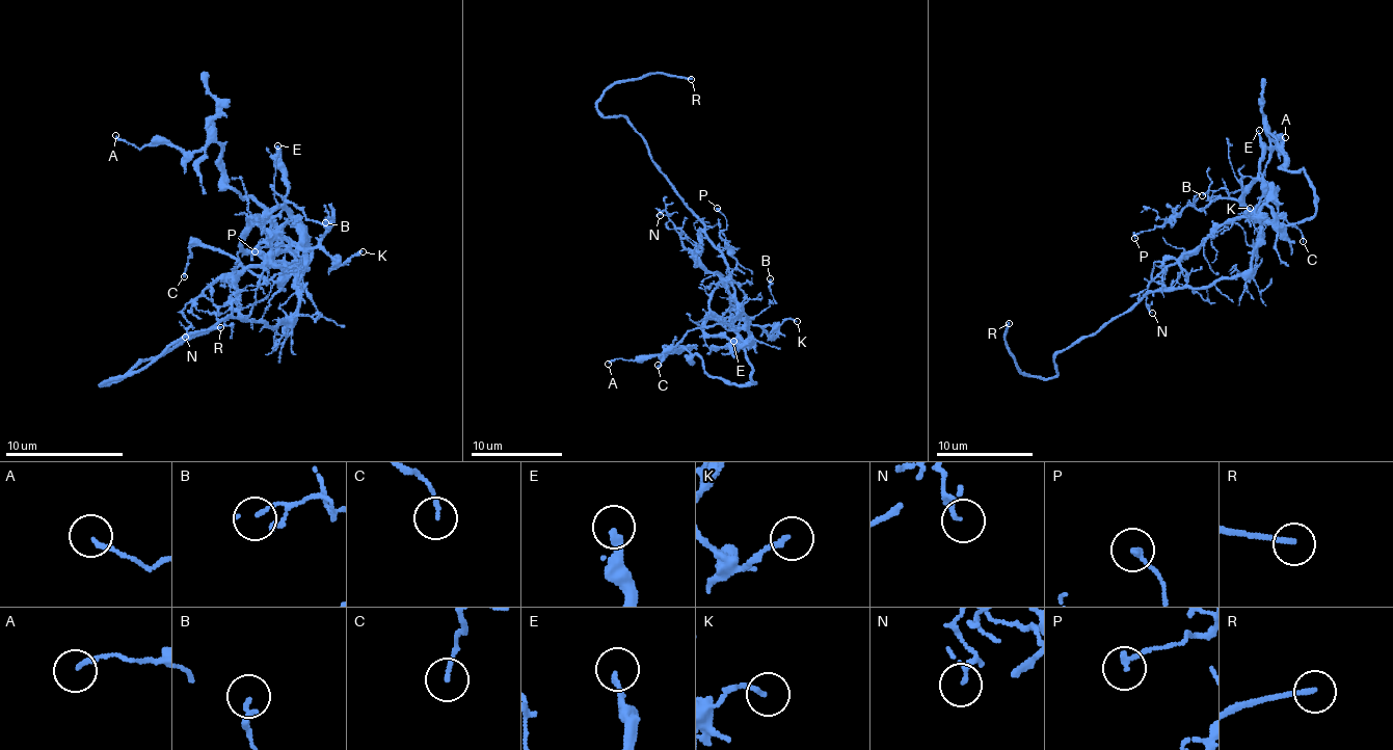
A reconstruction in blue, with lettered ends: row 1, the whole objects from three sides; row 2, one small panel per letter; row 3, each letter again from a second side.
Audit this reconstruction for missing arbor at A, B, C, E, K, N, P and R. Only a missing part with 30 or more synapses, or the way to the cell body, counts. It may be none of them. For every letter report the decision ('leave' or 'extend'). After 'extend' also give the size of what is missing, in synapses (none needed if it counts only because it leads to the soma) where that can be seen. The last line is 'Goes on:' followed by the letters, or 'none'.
A: leave
B: leave
C: leave
E: leave
K: leave
N: leave
P: leave
R: extend
Goes on: R

